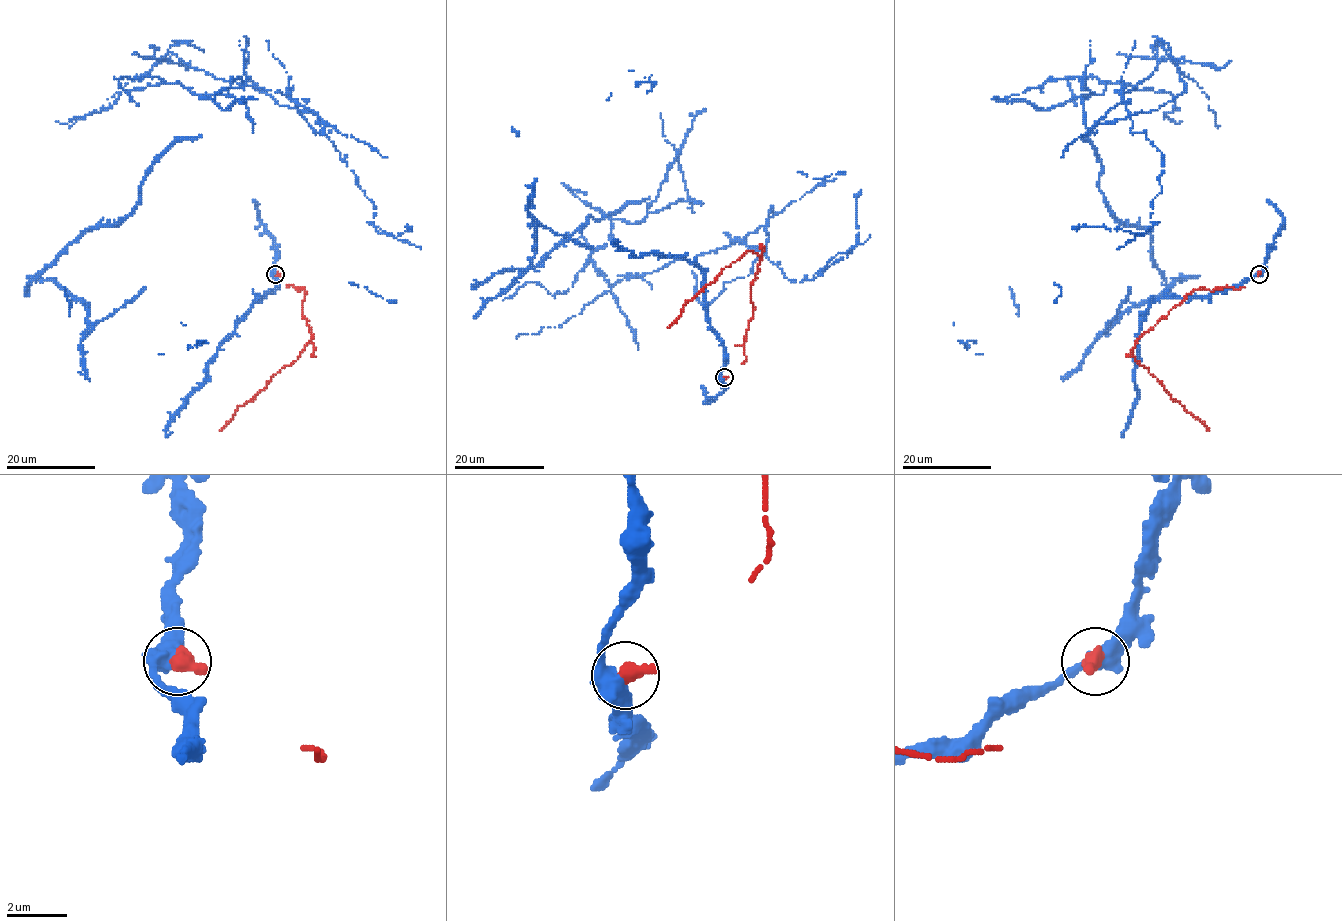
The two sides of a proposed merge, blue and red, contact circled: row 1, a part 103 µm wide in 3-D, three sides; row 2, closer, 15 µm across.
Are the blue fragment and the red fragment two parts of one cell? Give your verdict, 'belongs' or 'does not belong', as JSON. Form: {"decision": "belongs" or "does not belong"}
{"decision": "does not belong"}

